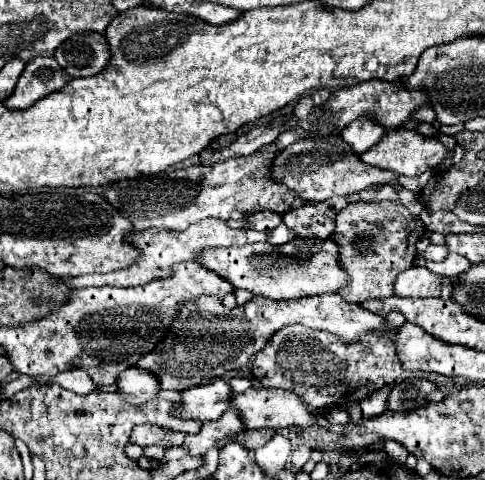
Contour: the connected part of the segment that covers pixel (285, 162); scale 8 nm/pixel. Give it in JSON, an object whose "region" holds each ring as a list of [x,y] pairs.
{"region":[[[335,136],[335,140],[297,140],[273,158],[269,166],[269,178],[273,182],[285,184],[307,202],[323,202],[331,196],[349,196],[353,192],[361,192],[363,188],[397,180],[397,176],[391,172],[379,172],[379,168],[367,168],[367,164],[359,164],[357,154],[351,152],[347,144],[339,140],[339,136]]]}

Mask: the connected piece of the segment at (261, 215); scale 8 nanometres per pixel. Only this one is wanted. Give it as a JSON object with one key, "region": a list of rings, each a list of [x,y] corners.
{"region":[[[263,210],[263,212],[251,212],[247,214],[247,228],[245,230],[257,230],[257,232],[269,232],[271,228],[279,226],[281,216],[271,212],[271,210]]]}

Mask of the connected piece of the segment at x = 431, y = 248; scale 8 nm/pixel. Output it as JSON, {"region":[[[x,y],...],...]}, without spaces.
{"region":[[[429,244],[427,250],[423,252],[425,260],[433,260],[433,262],[443,262],[447,258],[447,248],[445,246],[437,246],[437,244]]]}

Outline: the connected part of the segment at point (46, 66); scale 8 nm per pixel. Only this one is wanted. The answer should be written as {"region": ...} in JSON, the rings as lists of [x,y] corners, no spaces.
{"region":[[[35,58],[25,66],[13,94],[1,104],[9,110],[25,110],[47,94],[63,88],[69,80],[53,58]]]}

